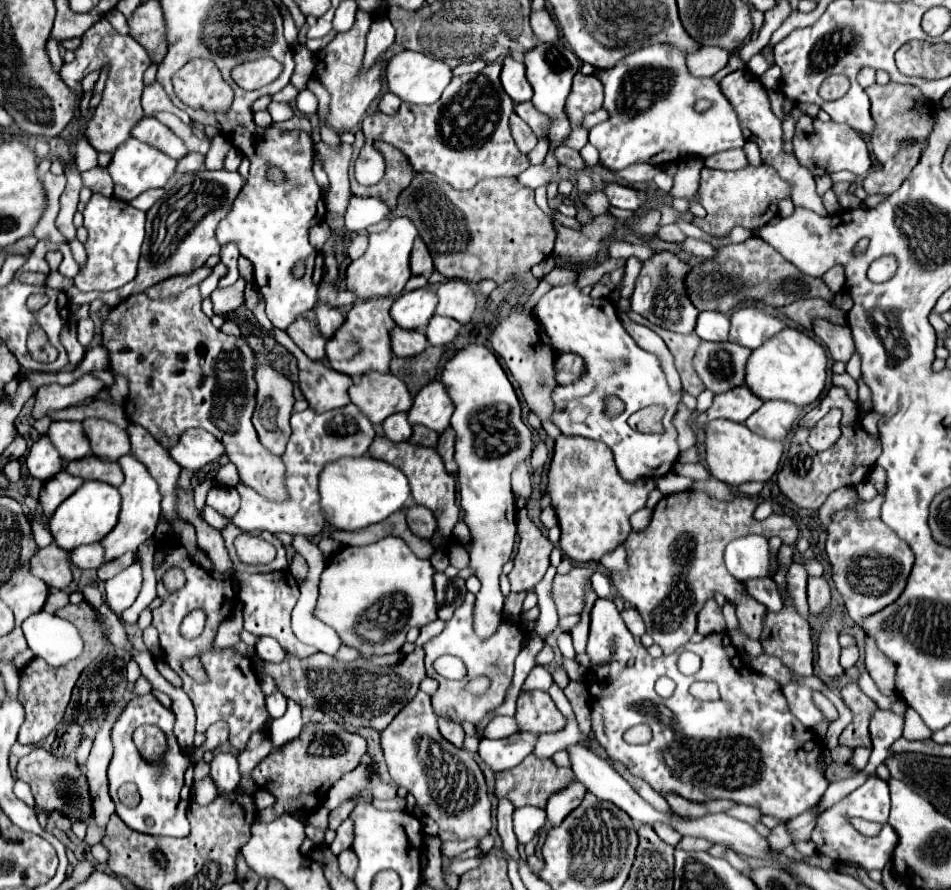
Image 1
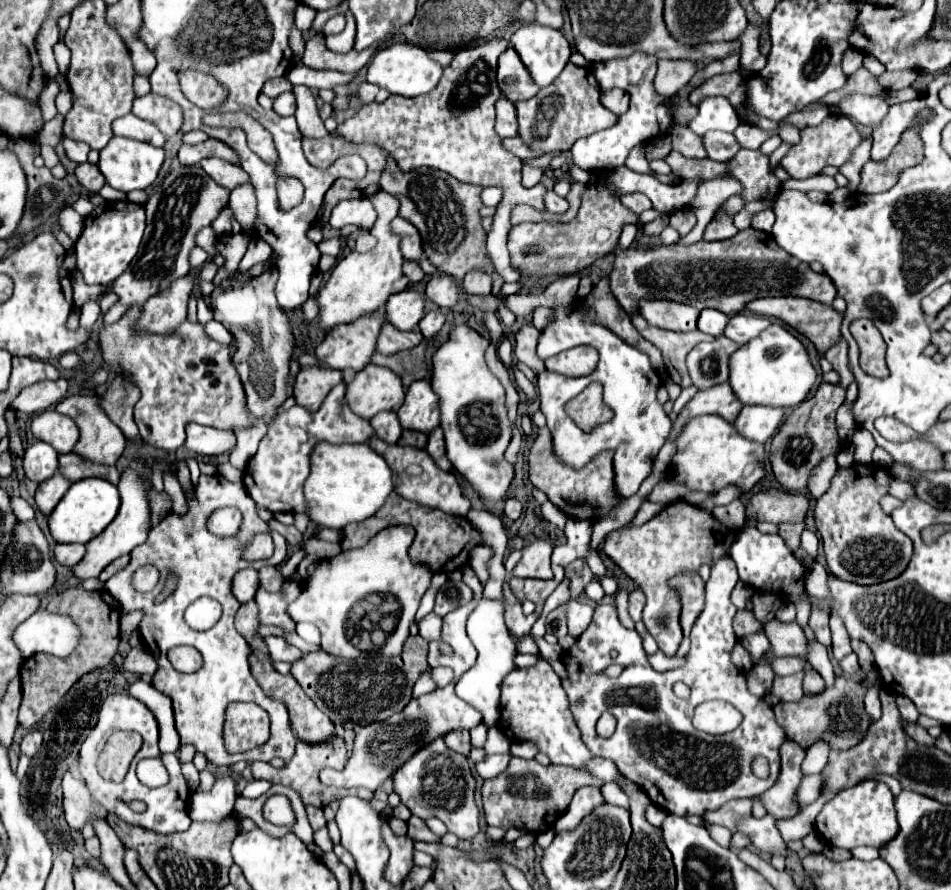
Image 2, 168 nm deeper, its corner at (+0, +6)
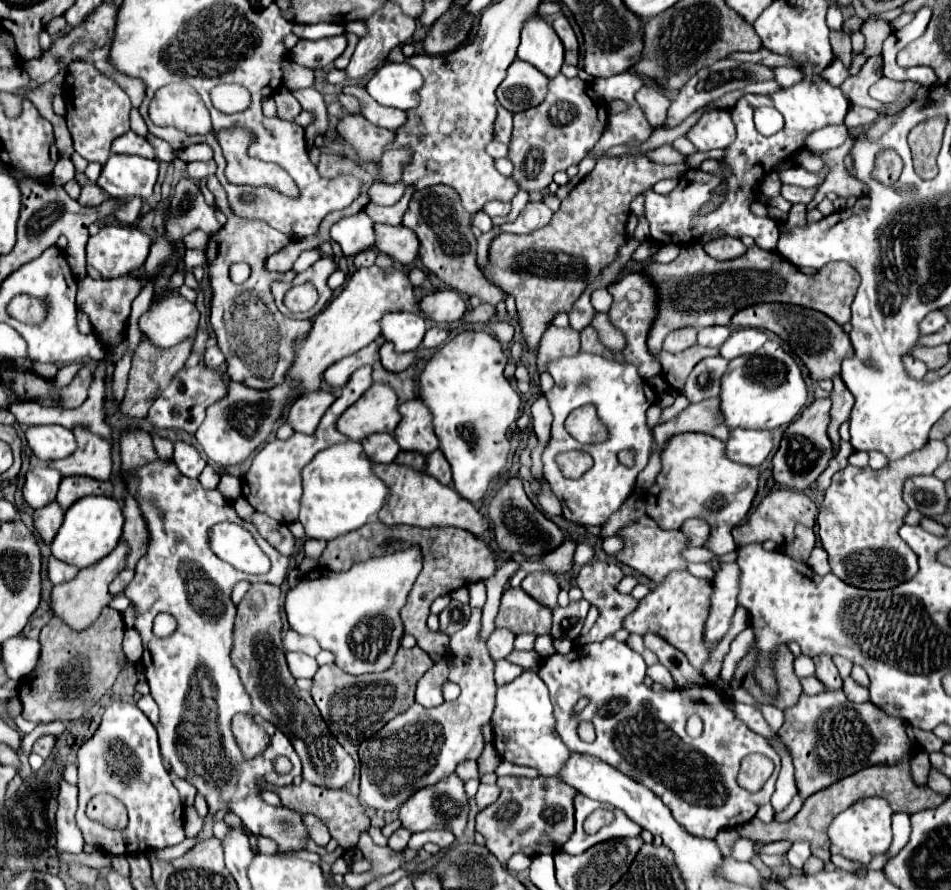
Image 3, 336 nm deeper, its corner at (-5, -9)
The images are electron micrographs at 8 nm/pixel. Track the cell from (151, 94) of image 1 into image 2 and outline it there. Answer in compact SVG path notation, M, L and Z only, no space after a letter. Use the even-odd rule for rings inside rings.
M154 93L138 97L134 101L132 113L142 117L142 119L154 121L154 125L166 137L176 135L180 131L180 125L182 125L182 111L180 111L180 107L176 103L172 103L172 101L168 101L168 99L156 97Z

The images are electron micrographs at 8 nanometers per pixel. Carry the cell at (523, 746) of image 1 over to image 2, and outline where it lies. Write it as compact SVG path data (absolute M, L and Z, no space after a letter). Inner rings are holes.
M488 755L484 761L476 763L476 771L486 781L486 779L492 779L498 773L502 773L506 769L508 761L510 761L508 755Z

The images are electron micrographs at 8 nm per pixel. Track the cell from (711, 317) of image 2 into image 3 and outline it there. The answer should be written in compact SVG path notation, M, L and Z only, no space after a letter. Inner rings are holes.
M713 326L713 328L703 328L699 330L697 344L709 346L709 348L721 348L721 344L731 336L729 326Z

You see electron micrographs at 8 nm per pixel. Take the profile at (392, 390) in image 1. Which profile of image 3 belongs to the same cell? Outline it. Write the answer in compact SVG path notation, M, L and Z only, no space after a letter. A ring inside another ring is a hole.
M371 384L371 388L357 400L357 404L349 406L337 420L337 430L351 440L361 442L363 438L375 432L389 432L397 428L399 400L395 390L389 384Z

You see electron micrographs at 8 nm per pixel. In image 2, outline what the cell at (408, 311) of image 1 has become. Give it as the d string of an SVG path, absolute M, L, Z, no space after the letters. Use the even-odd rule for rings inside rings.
M414 289L400 291L386 301L386 321L400 331L416 329L424 313L426 313L426 301Z

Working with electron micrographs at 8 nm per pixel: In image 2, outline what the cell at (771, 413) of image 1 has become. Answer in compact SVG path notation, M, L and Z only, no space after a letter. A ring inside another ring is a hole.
M752 405L752 407L742 407L742 411L734 421L734 427L742 437L756 443L766 443L770 437L776 435L778 427L782 425L782 419L784 411L778 407Z

